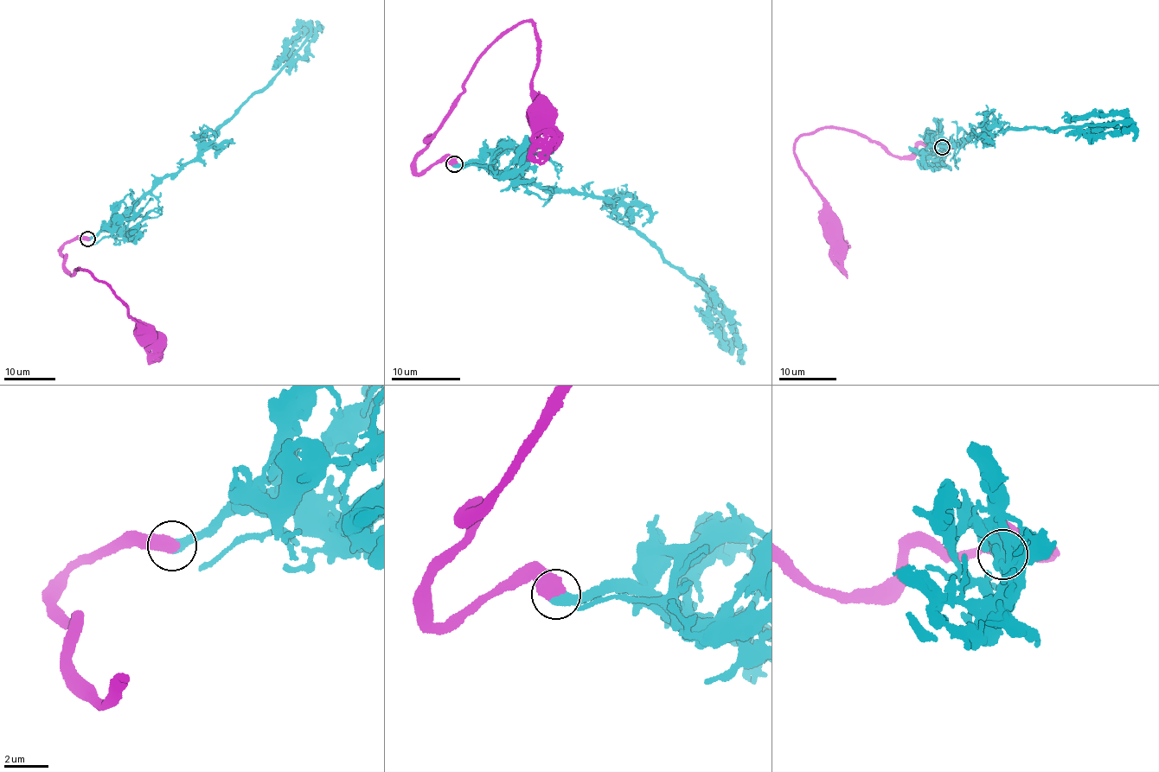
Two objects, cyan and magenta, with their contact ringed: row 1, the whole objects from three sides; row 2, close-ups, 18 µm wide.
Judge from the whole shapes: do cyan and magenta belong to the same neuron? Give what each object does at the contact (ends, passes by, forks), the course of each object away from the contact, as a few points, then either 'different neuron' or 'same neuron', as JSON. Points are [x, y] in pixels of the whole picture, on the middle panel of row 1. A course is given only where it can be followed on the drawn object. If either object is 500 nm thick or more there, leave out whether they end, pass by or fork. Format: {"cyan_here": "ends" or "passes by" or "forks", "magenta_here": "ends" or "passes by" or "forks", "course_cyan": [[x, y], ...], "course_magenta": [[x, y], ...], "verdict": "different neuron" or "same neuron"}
{"course_cyan": [[454, 165], [483, 165], [605, 200], [726, 311], [735, 333], [726, 344], [707, 307]], "course_magenta": [[454, 163], [439, 159], [416, 172], [416, 155], [486, 48], [524, 22], [537, 41], [531, 84], [538, 112]], "verdict": "same neuron"}

